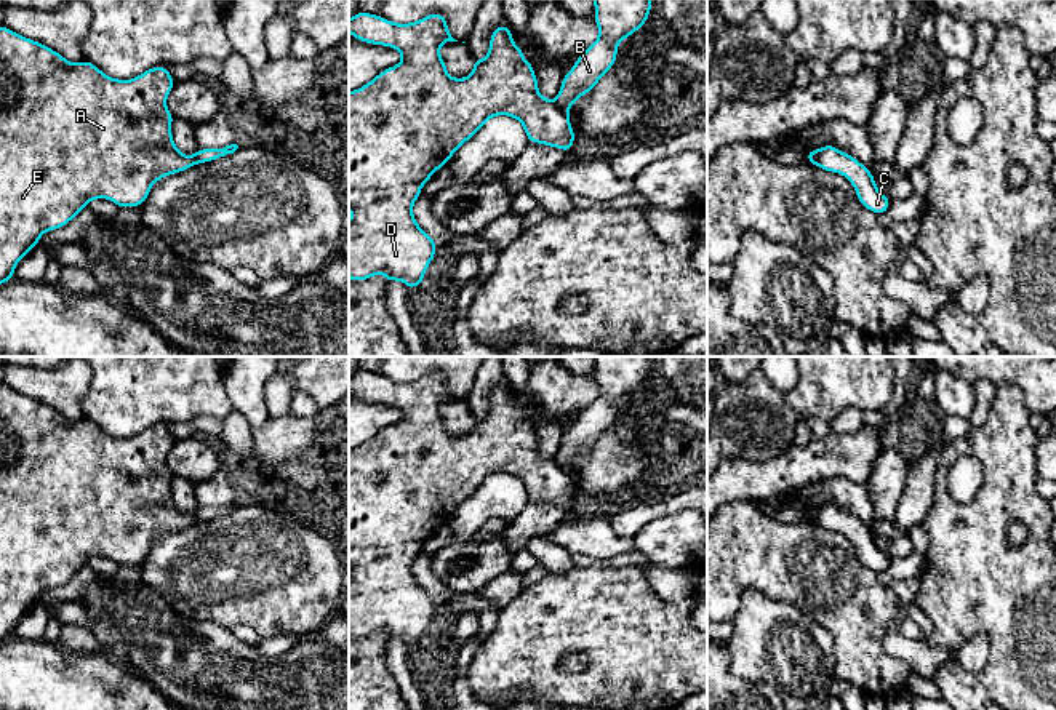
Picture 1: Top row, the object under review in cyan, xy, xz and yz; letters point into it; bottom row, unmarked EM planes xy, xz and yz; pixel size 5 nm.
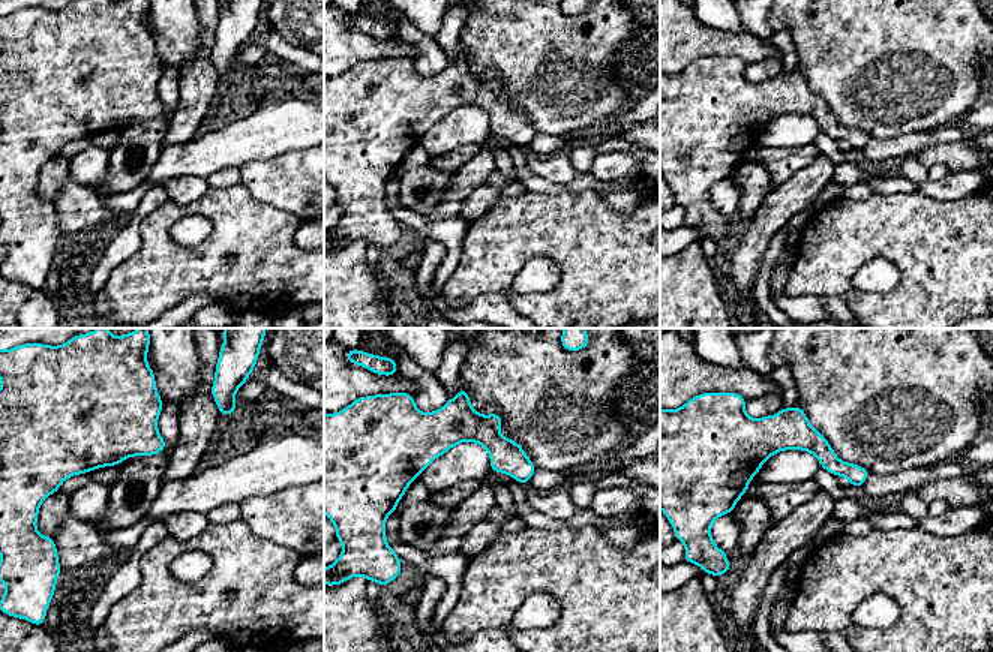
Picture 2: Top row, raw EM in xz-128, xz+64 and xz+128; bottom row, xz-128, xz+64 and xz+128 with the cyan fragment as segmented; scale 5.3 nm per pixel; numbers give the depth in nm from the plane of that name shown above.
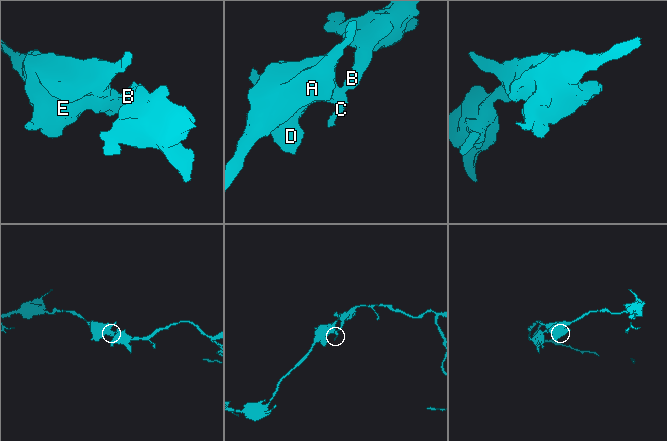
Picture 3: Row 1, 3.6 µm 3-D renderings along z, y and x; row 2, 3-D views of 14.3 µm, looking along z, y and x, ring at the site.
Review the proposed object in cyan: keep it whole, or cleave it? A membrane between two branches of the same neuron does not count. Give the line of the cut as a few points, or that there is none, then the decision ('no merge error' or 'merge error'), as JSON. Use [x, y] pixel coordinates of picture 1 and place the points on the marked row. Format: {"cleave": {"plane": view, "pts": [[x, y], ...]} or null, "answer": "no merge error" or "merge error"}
{"cleave": {"plane": "xz", "pts": [[552, 101], [565, 112]]}, "answer": "merge error"}

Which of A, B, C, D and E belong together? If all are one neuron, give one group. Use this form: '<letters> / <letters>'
A C D E / B

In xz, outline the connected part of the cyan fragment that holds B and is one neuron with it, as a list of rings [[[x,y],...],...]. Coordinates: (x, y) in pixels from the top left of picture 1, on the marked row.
[[[594,0],[594,18],[598,38],[582,51],[568,74],[563,75],[554,102],[565,112],[600,82],[614,66],[618,43],[635,34],[651,11],[651,0]]]

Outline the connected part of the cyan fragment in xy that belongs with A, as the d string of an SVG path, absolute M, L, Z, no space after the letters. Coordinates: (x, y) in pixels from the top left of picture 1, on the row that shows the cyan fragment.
M0 26L0 285L13 280L18 262L38 245L45 232L69 224L91 200L106 198L118 208L142 206L158 179L189 170L198 163L194 155L181 154L171 136L171 122L174 117L166 107L166 98L174 83L176 80L165 66L150 67L130 80L112 78L90 61L72 64L54 50Z

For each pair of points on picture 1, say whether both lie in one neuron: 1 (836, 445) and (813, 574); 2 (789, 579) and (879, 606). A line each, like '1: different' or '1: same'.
1: different
2: same

